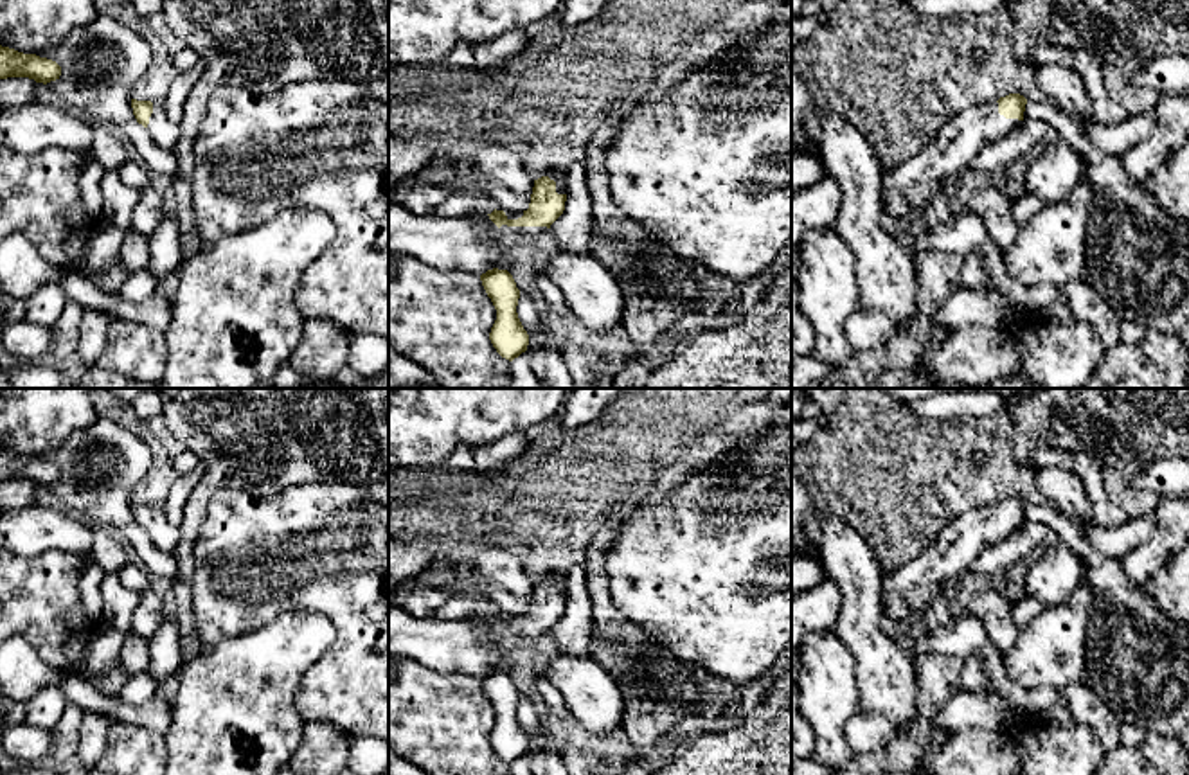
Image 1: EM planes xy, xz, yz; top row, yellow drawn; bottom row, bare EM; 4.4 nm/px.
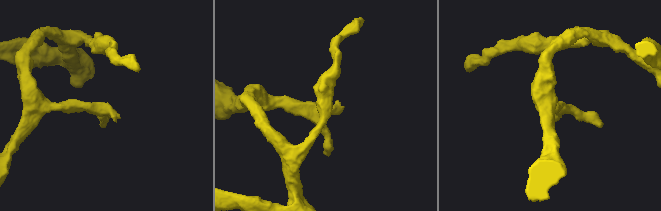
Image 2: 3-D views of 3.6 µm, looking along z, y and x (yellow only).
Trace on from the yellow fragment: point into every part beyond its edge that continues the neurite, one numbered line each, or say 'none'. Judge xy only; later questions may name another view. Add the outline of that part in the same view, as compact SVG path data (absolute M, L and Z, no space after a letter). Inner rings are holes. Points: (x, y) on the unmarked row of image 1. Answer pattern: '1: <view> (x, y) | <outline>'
1: xy (164, 534) | M153 505L148 534L153 545L164 554L174 554L180 543L180 529L174 527L160 505Z

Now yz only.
1: yz (907, 594) | M997 503L961 514L921 556L883 575L883 613L901 624L907 637L919 633L944 583L968 570L988 545L1004 539L1018 525L1000 518Z

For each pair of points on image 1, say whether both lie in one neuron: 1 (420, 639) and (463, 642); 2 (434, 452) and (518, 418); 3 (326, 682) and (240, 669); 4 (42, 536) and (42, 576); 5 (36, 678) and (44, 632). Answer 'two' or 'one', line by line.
1: one
2: one
3: two
4: two
5: two

